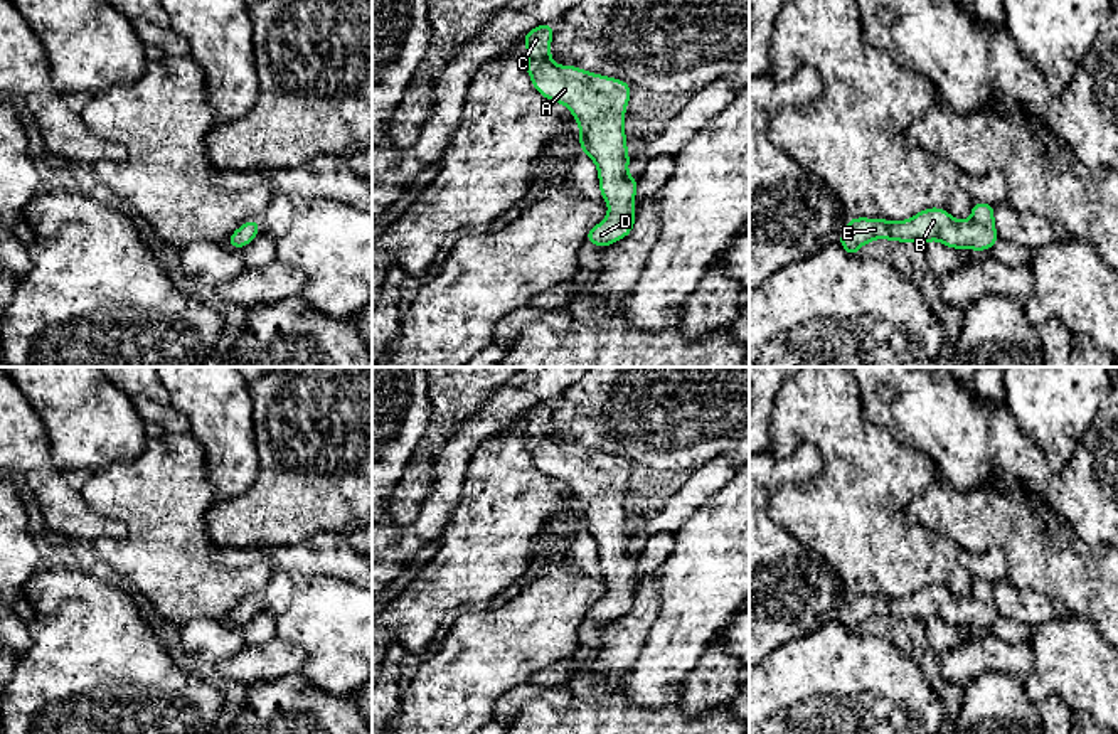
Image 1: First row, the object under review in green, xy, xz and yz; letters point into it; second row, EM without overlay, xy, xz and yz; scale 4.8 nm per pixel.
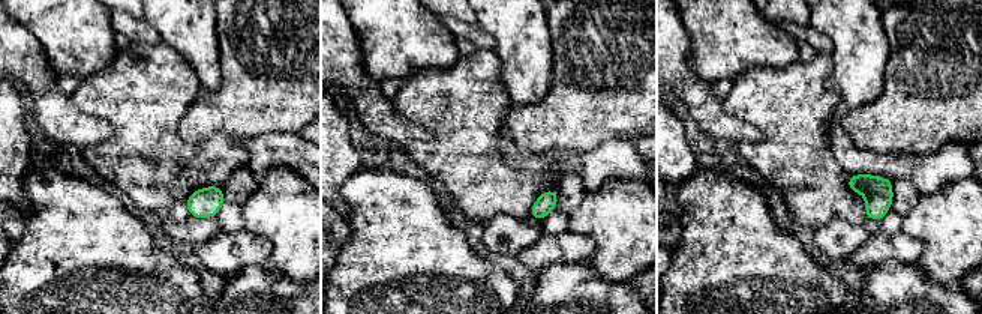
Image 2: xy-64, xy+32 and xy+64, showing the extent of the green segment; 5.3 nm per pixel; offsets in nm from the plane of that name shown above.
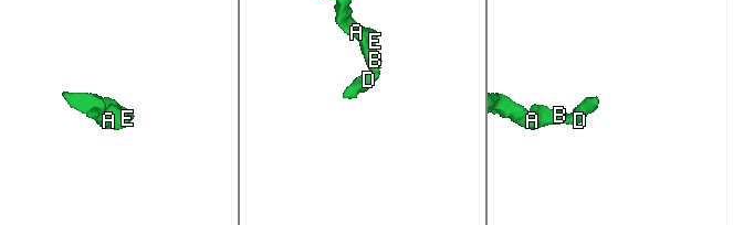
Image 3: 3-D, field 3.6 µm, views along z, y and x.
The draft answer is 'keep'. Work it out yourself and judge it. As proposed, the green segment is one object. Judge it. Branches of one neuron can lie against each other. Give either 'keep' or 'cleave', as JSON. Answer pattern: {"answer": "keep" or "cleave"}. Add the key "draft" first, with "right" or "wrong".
{"draft": "right", "answer": "keep"}

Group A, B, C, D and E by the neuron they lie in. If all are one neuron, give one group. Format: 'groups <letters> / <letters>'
groups A B C D E

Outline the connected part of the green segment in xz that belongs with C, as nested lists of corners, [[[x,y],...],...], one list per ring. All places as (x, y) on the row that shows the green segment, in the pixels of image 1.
[[[540,24],[524,34],[522,39],[529,56],[529,62],[524,69],[529,72],[535,91],[549,101],[567,106],[579,125],[581,152],[596,163],[601,199],[610,205],[606,219],[588,231],[586,241],[598,247],[608,247],[613,242],[625,239],[635,227],[633,200],[636,197],[638,178],[630,177],[626,172],[631,155],[626,153],[628,140],[623,128],[631,86],[625,81],[593,74],[576,66],[552,62],[552,30],[554,24]]]

